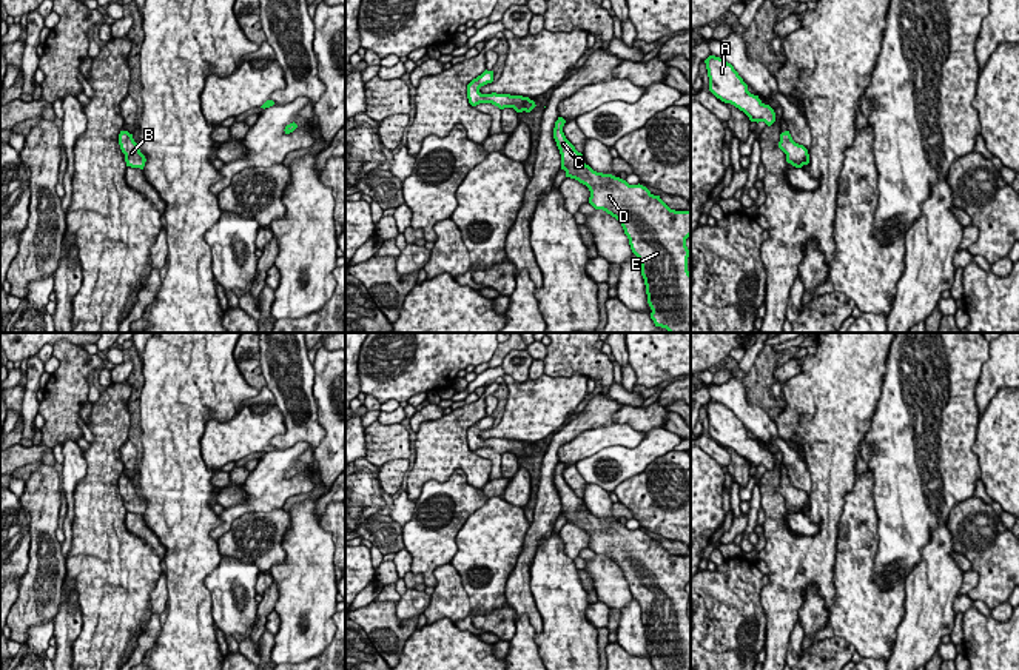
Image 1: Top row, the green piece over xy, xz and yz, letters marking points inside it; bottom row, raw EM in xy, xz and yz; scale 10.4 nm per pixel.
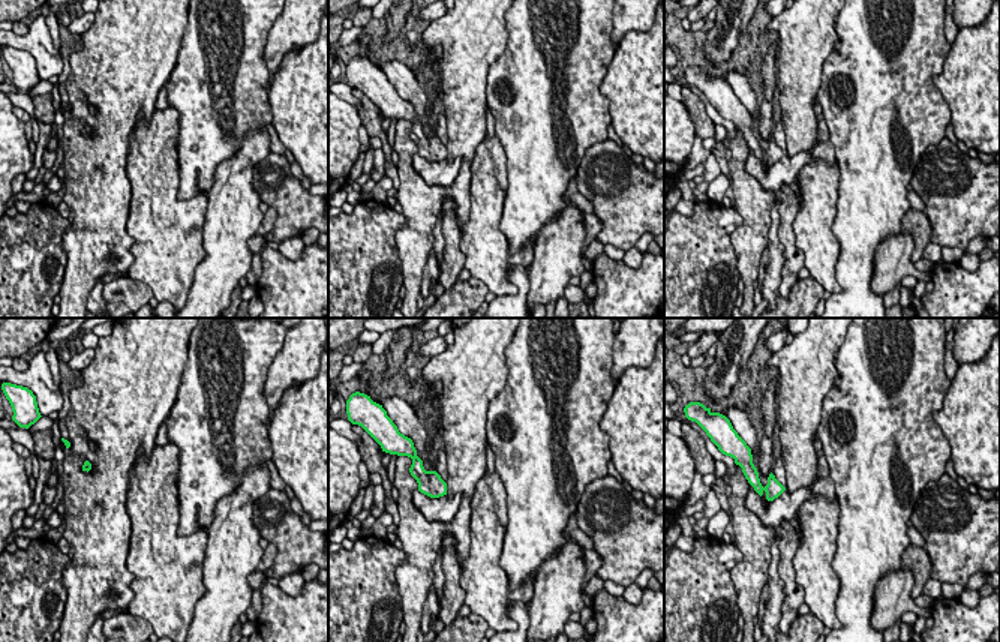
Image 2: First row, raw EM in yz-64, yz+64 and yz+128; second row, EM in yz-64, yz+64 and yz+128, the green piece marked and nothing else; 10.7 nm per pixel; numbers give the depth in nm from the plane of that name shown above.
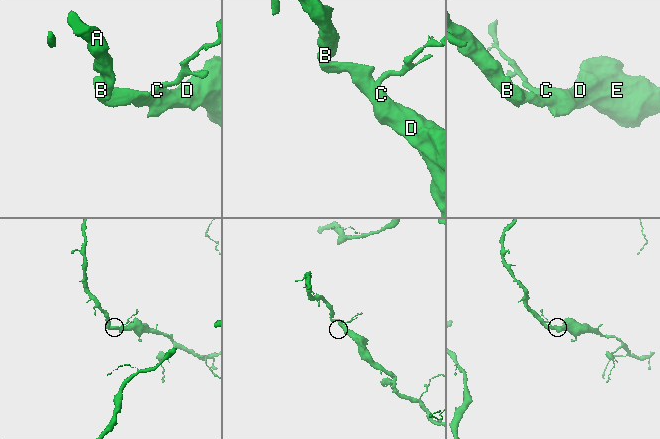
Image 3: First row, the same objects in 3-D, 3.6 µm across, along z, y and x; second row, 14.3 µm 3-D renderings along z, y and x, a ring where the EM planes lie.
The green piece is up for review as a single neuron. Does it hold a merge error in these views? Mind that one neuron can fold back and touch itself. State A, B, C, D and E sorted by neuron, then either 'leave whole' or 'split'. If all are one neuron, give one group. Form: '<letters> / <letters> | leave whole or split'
A B C D E | leave whole

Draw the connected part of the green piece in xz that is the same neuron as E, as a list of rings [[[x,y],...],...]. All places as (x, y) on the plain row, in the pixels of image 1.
[[[558,462],[553,484],[561,499],[561,514],[566,522],[575,524],[590,536],[589,548],[615,562],[629,584],[632,598],[641,608],[641,621],[646,630],[651,664],[655,670],[691,670],[691,618],[688,602],[691,596],[686,584],[691,581],[691,556],[671,554],[660,541],[654,541],[643,530],[629,530],[612,519],[594,516],[584,508],[583,499],[566,484],[563,477],[566,465]]]

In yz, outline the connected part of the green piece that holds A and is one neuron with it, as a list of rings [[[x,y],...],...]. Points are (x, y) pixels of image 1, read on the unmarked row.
[[[709,400],[705,408],[709,422],[709,436],[717,444],[743,456],[751,467],[765,467],[768,471],[775,467],[774,454],[765,450],[758,441],[748,436],[748,430],[731,408],[715,400]]]

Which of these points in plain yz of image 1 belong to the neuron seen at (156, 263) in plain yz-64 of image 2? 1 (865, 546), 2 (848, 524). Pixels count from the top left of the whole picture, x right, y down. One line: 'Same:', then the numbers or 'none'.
Same: 1, 2

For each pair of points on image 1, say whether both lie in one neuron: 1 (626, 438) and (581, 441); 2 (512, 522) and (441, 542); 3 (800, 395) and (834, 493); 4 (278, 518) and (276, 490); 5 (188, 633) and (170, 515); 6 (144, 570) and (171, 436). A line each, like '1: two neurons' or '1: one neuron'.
1: one neuron
2: two neurons
3: one neuron
4: two neurons
5: one neuron
6: two neurons

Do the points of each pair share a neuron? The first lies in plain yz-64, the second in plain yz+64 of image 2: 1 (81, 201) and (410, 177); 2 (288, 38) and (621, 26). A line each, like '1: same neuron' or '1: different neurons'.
1: same neuron
2: same neuron

